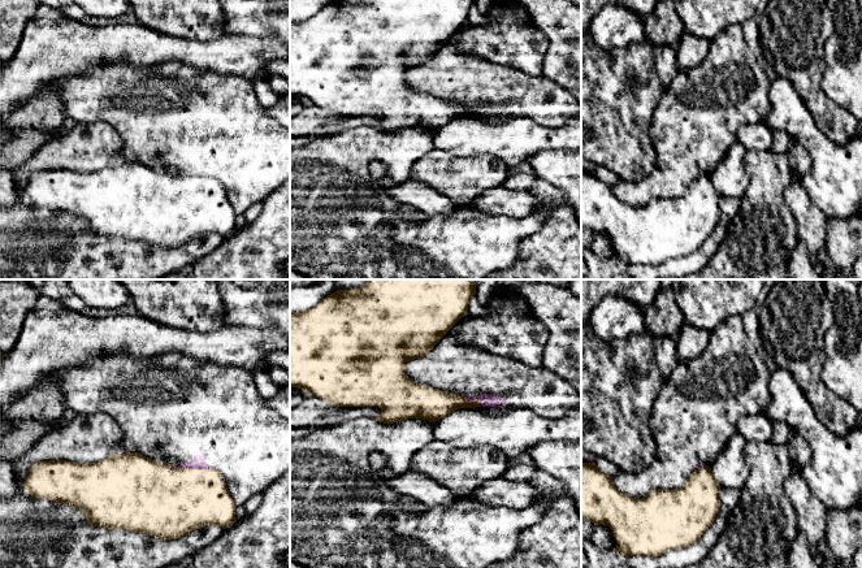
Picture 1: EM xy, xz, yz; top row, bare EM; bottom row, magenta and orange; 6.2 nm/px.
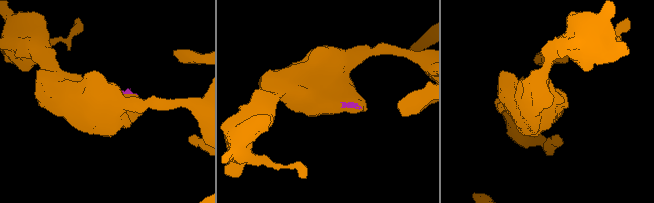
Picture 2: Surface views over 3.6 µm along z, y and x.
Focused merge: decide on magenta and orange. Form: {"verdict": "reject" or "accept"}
{"verdict": "reject"}

